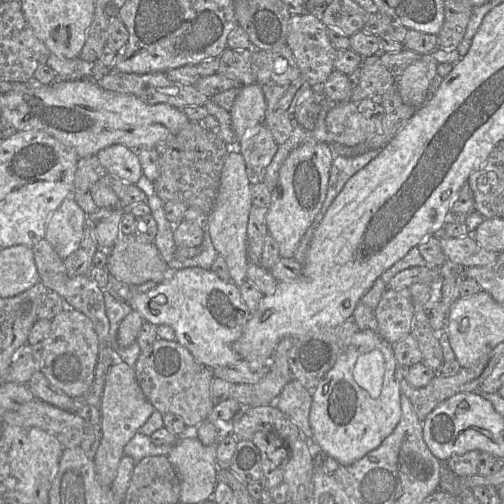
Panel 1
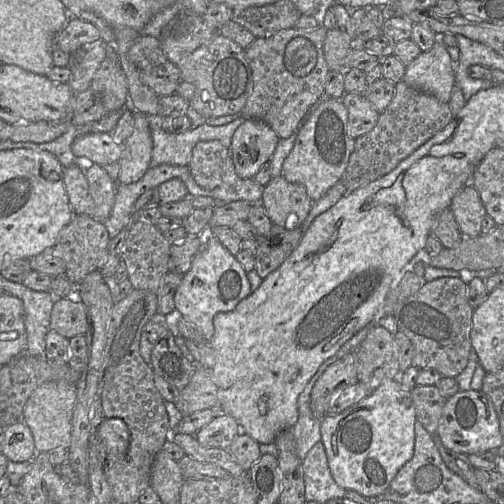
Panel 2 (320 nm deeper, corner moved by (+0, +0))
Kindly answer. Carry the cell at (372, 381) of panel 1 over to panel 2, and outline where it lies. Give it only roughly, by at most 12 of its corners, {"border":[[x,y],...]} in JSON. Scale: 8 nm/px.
{"border":[[398,379],[321,420],[335,482],[377,500],[413,457]]}

